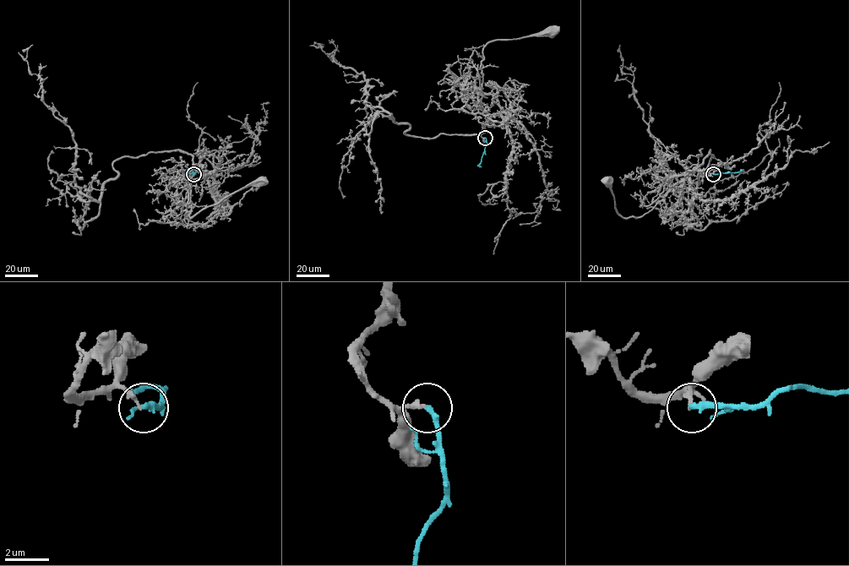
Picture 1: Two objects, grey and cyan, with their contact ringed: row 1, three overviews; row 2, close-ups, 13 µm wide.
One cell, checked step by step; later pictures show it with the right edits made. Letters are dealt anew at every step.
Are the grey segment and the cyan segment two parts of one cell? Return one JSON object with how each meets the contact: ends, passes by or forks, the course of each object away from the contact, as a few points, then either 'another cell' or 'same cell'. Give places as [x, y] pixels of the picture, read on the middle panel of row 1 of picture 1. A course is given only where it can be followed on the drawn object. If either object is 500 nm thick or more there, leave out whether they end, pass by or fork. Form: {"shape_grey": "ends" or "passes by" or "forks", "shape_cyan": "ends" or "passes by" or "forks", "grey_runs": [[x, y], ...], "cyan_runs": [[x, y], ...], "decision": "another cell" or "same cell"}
{"shape_grey": "ends", "shape_cyan": "ends", "grey_runs": [[485, 138], [480, 133], [488, 117], [480, 103], [483, 48], [497, 40], [519, 39], [552, 32]], "cyan_runs": [[486, 138], [487, 145], [479, 165], [481, 166]], "decision": "same cell"}

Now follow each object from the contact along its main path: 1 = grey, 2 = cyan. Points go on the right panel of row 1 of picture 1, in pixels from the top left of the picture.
1: (713, 174), (704, 168), (694, 168), (676, 182), (651, 209), (634, 217), (623, 218), (618, 213), (607, 182)
2: (713, 174), (742, 171)

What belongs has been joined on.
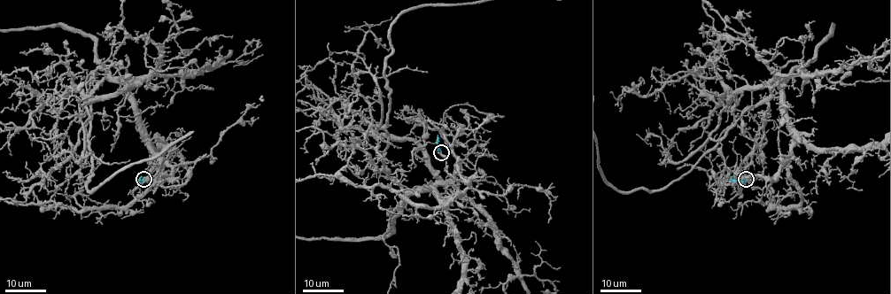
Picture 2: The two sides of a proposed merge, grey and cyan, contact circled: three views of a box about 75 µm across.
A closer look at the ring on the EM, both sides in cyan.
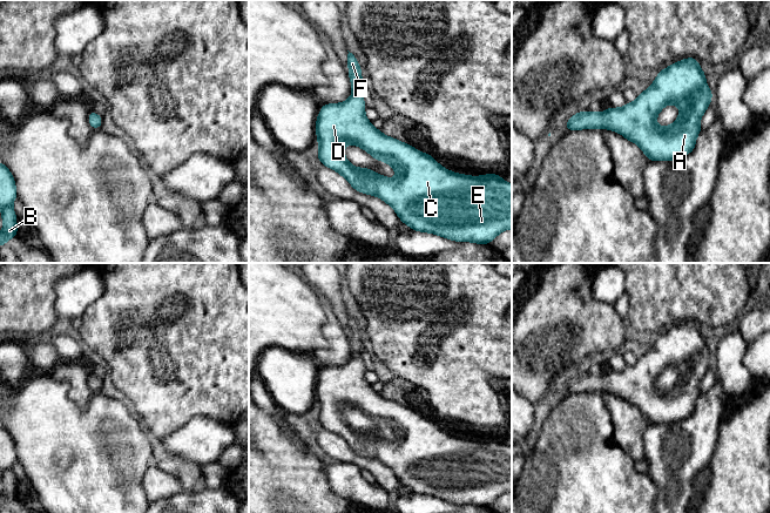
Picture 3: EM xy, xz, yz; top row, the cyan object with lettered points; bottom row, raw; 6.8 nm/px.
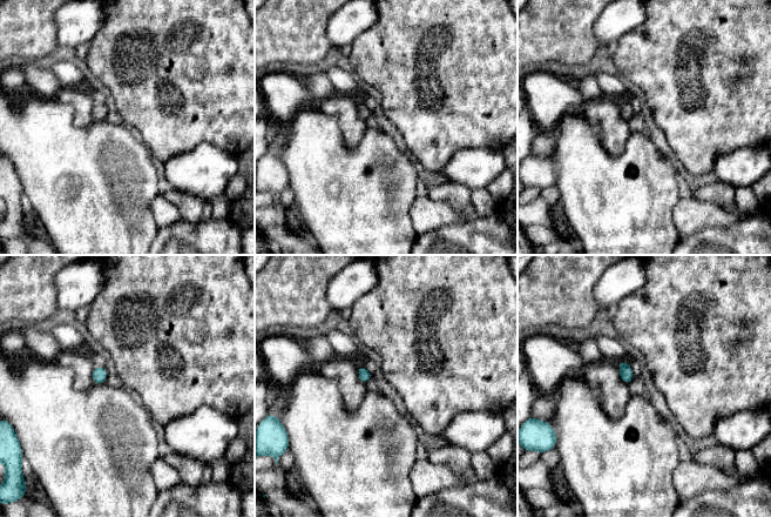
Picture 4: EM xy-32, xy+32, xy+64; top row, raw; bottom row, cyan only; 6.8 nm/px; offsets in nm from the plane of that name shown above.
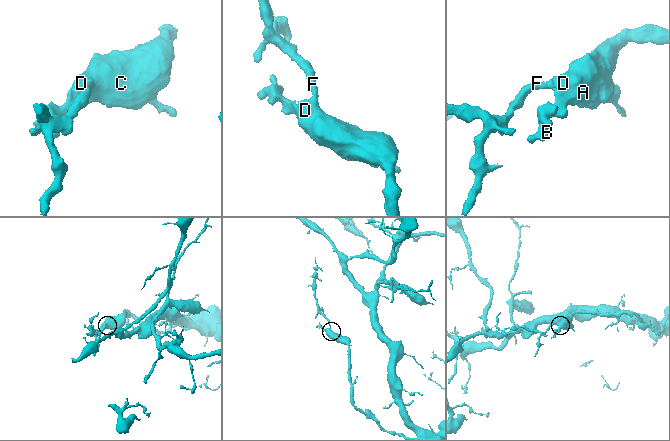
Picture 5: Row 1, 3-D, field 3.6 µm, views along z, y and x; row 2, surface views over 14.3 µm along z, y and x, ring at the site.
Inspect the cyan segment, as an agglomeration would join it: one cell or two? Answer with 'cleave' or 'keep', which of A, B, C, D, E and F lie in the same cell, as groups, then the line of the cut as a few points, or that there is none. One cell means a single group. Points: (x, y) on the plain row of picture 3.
keep; groups A B C D E F; cut none

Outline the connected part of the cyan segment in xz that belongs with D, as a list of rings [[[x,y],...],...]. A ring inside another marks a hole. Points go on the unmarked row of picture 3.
[[[347,317],[352,358],[340,366],[322,367],[316,384],[318,424],[339,436],[354,453],[386,465],[400,484],[412,493],[430,495],[457,504],[489,507],[500,495],[512,492],[512,447],[498,437],[470,439],[455,437],[441,430],[430,417],[384,398],[365,379],[366,367],[362,357],[364,349],[362,330],[356,319]],[[354,407],[371,417],[374,424],[384,424],[397,436],[396,441],[357,431],[345,420],[344,410]]]

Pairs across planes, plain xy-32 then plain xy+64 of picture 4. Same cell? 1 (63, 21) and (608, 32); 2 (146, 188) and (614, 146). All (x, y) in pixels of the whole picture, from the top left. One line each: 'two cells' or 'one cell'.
1: one cell
2: two cells

